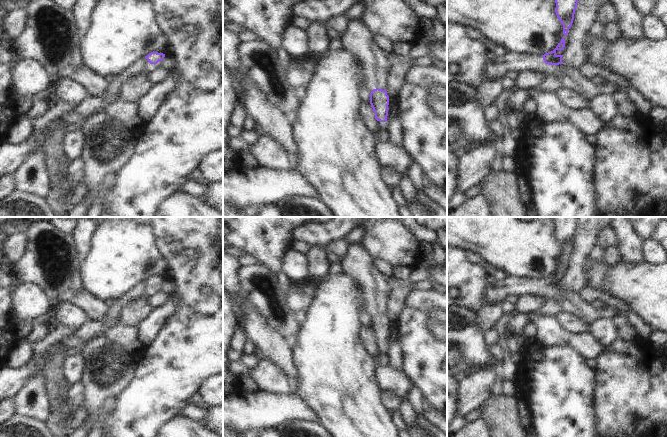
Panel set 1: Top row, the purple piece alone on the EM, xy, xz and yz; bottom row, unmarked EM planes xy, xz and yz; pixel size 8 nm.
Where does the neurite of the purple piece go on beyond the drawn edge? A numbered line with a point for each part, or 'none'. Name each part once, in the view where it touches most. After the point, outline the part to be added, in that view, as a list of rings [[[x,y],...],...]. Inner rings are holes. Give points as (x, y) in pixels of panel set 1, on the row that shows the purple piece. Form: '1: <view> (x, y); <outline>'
1: yz (570, 76); [[[509,52],[495,60],[488,60],[486,65],[486,81],[505,78],[511,71],[521,73],[523,71],[541,71],[547,75],[558,77],[562,87],[568,87],[586,95],[590,100],[605,94],[613,95],[619,87],[610,82],[594,85],[591,80],[581,73],[580,67],[566,64],[546,64],[542,55],[536,53]]]

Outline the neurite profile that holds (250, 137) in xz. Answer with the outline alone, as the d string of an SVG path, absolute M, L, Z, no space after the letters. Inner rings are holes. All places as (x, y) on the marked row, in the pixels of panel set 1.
M242 130L240 136L239 136L246 144L252 145L254 144L258 137L259 137L259 132L257 130Z

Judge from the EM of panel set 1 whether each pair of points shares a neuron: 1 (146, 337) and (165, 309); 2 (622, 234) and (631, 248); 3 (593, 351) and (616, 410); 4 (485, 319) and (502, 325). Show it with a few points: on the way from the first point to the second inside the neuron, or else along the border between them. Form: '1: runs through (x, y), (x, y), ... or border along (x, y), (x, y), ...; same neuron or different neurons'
1: runs through (147, 330), (158, 316); same neuron
2: runs through (625, 237), (631, 245); same neuron
3: border along (603, 349), (596, 359); different neurons
4: border along (504, 314), (492, 327); different neurons

